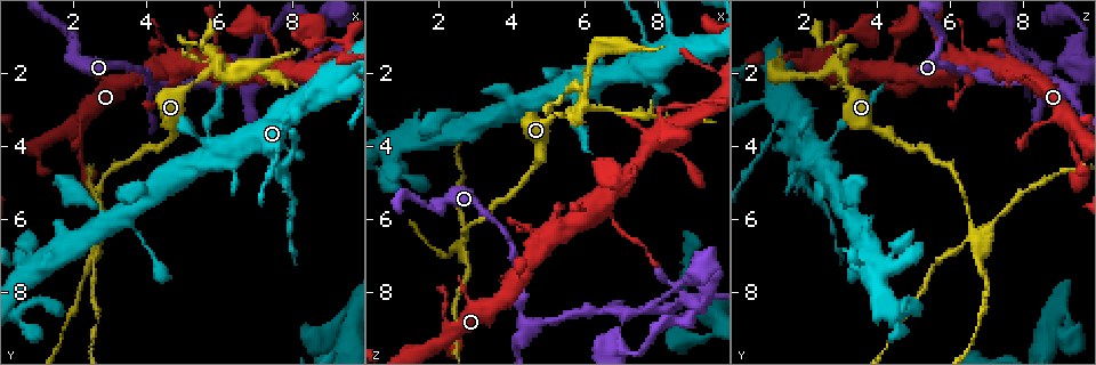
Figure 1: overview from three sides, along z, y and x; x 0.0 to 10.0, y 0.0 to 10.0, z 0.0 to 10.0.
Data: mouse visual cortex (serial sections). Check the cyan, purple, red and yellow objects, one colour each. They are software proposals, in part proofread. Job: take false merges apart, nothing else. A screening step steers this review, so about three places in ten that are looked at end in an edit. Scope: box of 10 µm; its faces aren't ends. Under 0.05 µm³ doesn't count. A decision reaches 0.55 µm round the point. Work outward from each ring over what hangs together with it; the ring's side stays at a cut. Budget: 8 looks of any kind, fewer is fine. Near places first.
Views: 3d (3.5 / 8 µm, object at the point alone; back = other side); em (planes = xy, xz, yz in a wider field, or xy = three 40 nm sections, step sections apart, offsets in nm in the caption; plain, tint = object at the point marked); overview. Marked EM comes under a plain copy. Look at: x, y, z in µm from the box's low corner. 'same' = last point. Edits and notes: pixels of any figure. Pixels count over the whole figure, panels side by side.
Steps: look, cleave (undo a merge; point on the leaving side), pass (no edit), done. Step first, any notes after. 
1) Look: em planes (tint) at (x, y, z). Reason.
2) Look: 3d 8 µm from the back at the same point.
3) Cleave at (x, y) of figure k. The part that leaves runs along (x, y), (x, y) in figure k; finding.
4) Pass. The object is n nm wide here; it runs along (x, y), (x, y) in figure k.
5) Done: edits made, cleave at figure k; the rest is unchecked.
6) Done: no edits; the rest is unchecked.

Look: 3d 3.5 µm from the back at (9.25, 1.10, 2.80). Sudden change in width.

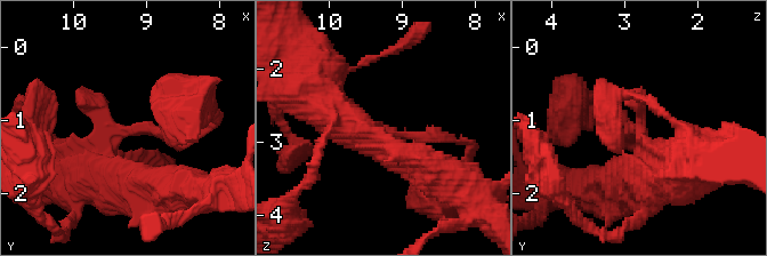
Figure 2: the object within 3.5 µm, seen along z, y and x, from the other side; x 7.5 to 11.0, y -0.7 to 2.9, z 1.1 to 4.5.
Look: em xy step 5 (tint) at (9.30, 1.20, 2.80).

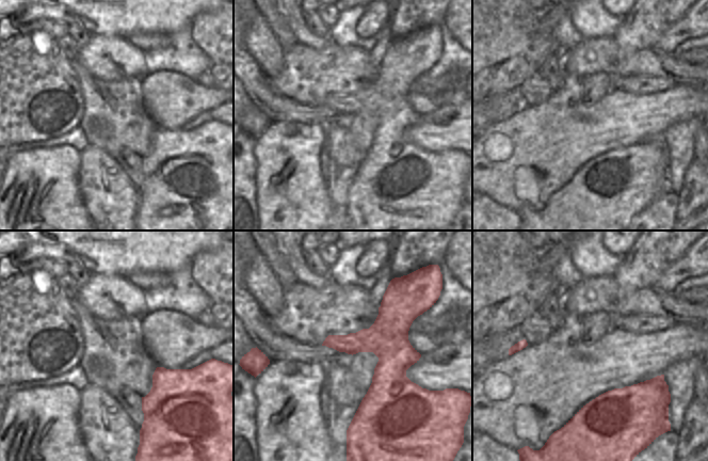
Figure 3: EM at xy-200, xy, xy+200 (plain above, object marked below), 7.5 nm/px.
Look: em planes (tint) at the same point.

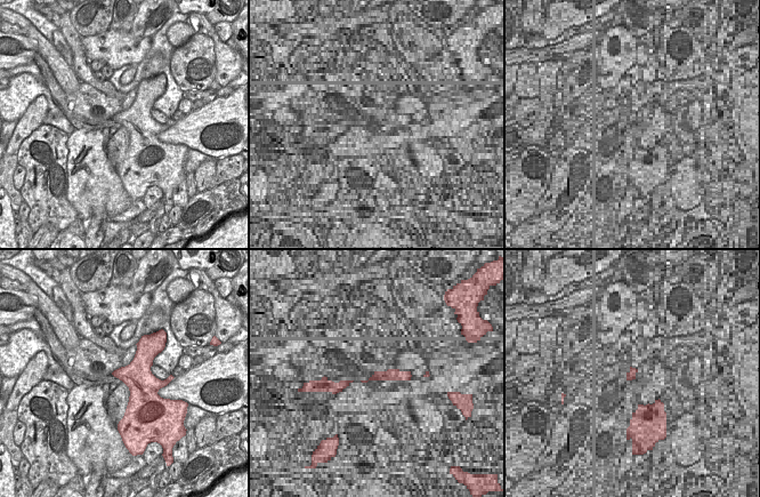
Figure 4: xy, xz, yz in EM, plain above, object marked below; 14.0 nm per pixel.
Pass. The arms are 150, 200, 450 nm wide; it runs along (118, 185), (101, 172), (114, 133), (199, 129) in figure 2; one cell here.

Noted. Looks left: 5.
Look: 3d 8 µm from the back at (5.95, 1.75, 2.95). Sharp bend.

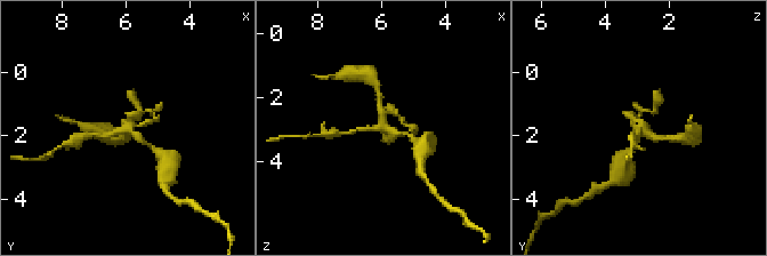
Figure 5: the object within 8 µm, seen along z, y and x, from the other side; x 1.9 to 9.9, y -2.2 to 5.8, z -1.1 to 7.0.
Look: em xy step 3 (tint) at the same point.

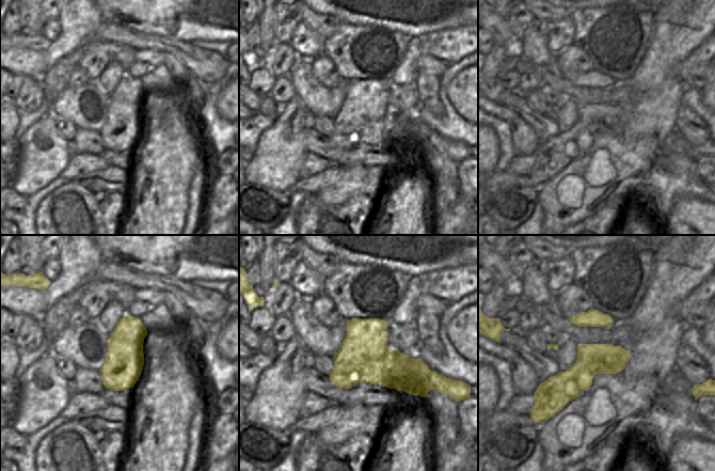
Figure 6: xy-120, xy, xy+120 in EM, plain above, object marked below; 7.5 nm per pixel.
Cleave at (412, 127) of figure 5. The part that leaves runs along (376, 128), (330, 134) in figure 5; two cells meet here.

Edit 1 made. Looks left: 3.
Look: 3d 3.5 µm at (7.65, 4.75, 1.90).

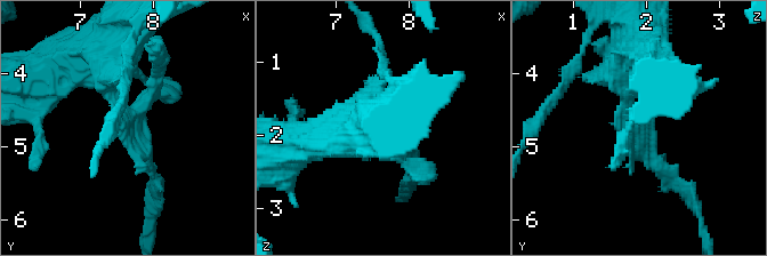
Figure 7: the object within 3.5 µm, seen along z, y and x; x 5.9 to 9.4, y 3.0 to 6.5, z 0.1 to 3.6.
Cleave at (123, 137) of figure 7. The part that leaves runs along (124, 112), (148, 151), (155, 185) in figure 7; a second cell is stuck on.

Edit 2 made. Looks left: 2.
Done: edits made, cleave at figure 5, cleave at figure 7; the rest is unchecked.

